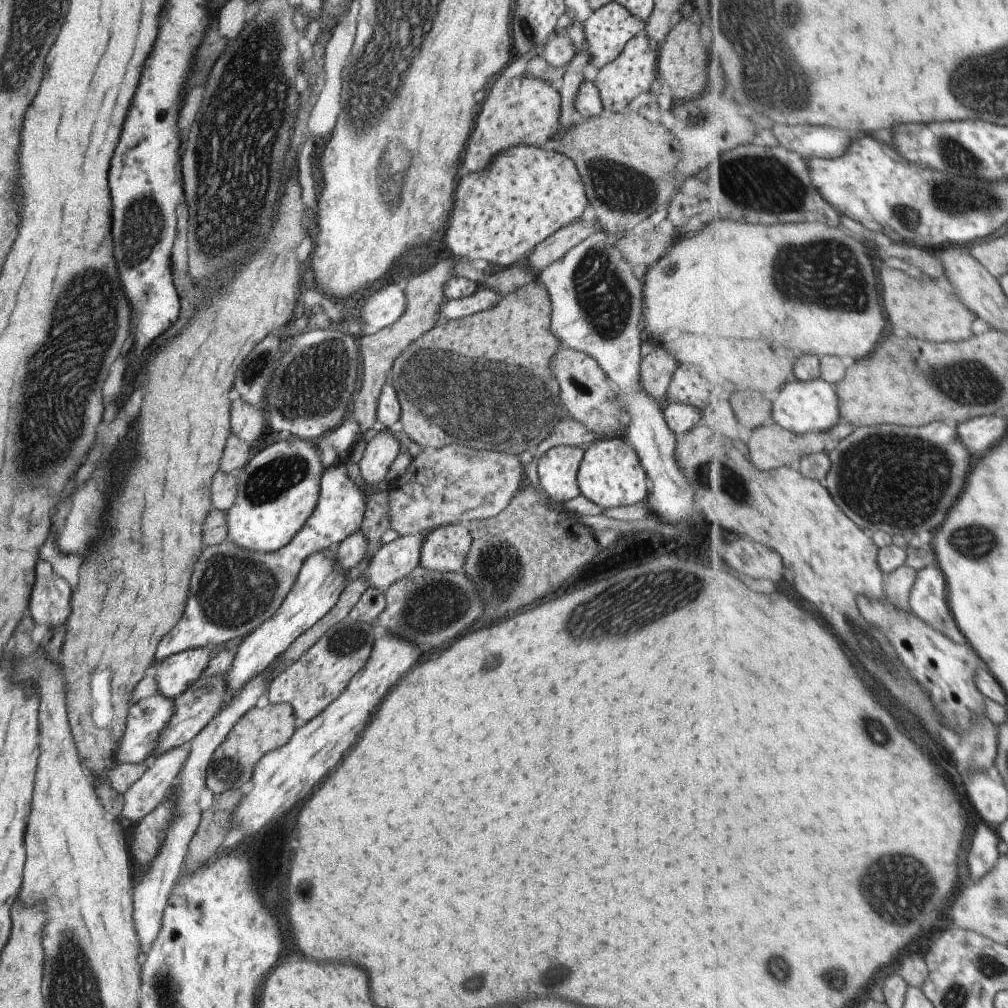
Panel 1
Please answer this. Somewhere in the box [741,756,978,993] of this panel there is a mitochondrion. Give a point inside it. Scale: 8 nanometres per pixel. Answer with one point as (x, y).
(901, 887)

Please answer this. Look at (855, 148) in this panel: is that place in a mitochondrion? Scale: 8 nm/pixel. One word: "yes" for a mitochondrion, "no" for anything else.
no

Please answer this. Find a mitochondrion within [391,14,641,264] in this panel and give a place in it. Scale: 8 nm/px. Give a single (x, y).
(527, 32)

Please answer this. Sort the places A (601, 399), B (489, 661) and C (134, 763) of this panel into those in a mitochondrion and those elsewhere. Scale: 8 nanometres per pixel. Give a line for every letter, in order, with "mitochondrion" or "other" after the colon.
A: mitochondrion
B: mitochondrion
C: other

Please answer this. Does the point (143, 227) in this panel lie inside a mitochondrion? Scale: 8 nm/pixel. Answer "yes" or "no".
yes

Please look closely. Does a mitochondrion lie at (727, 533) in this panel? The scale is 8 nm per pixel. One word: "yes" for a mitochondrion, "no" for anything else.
no

